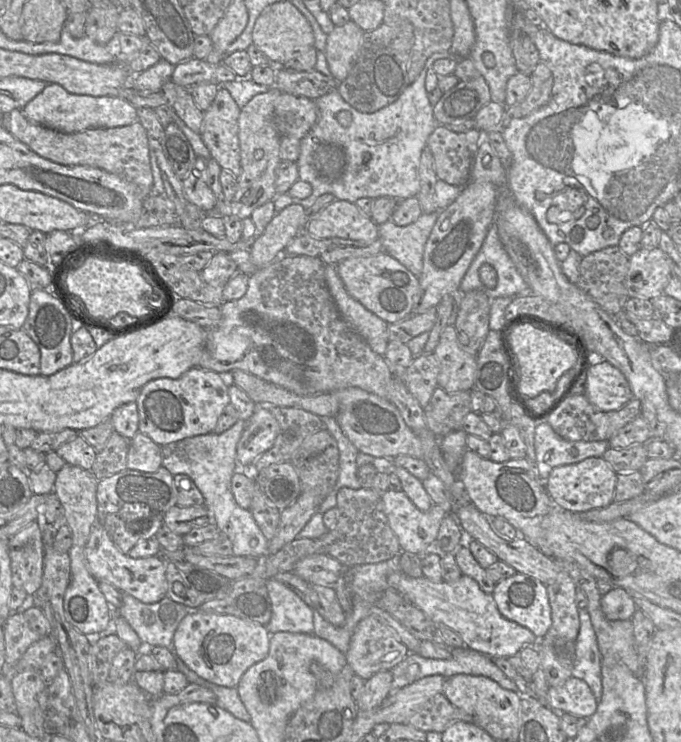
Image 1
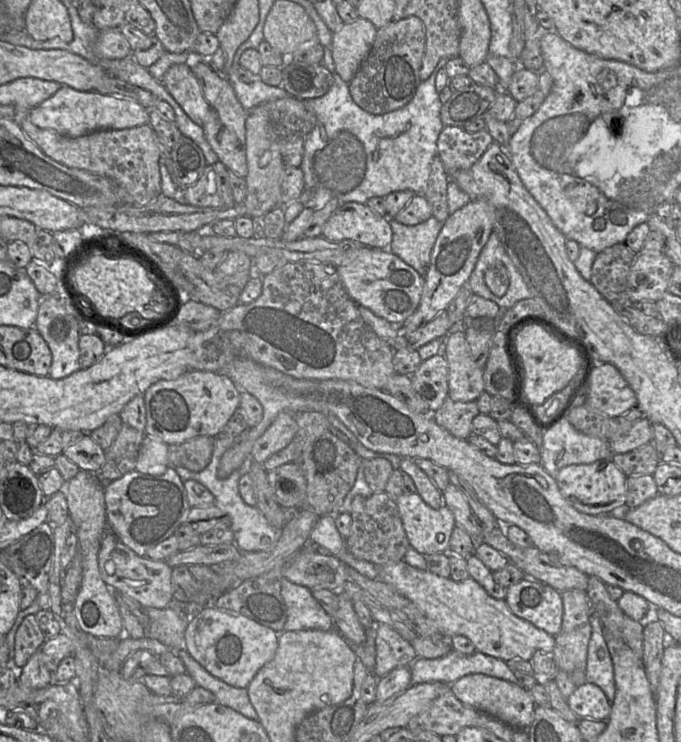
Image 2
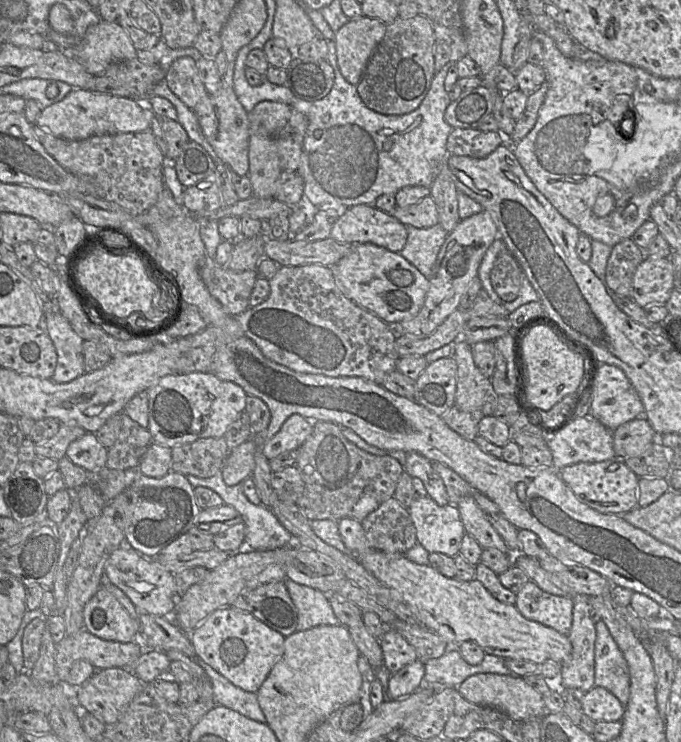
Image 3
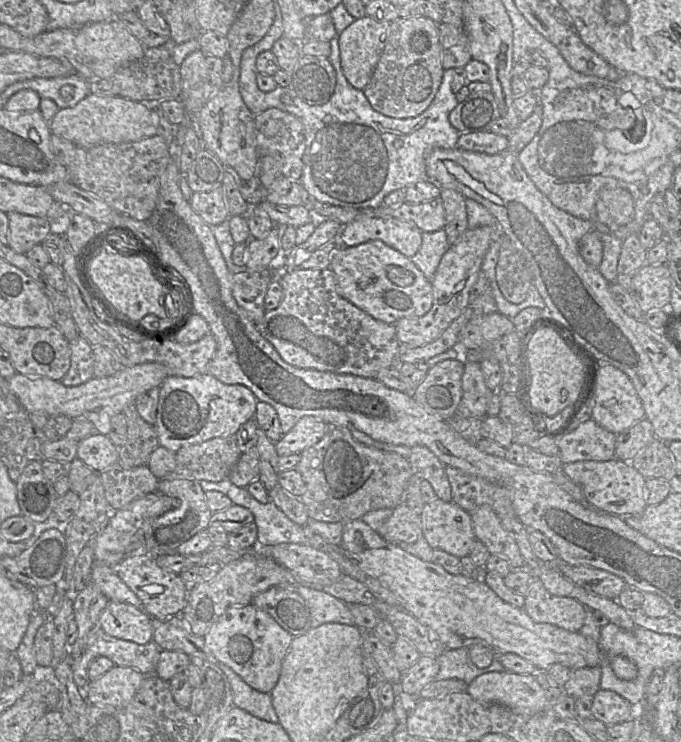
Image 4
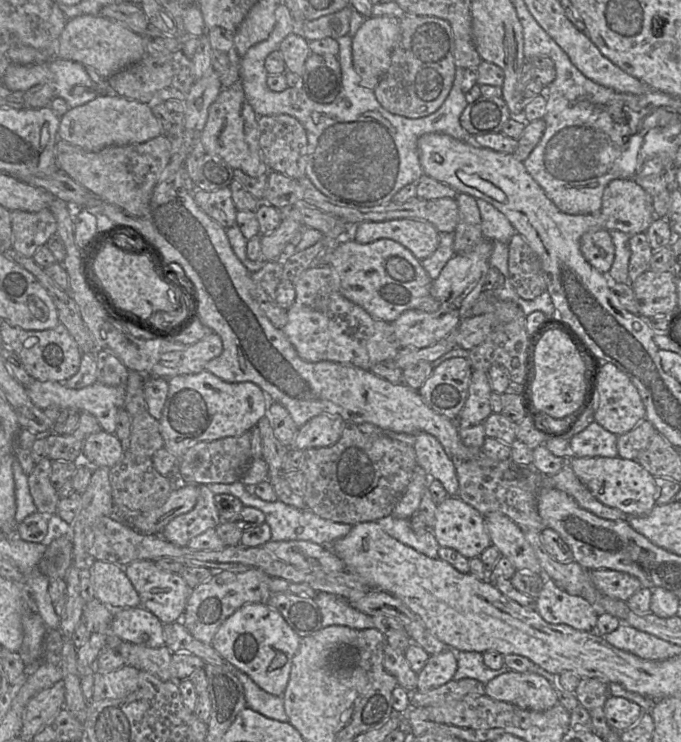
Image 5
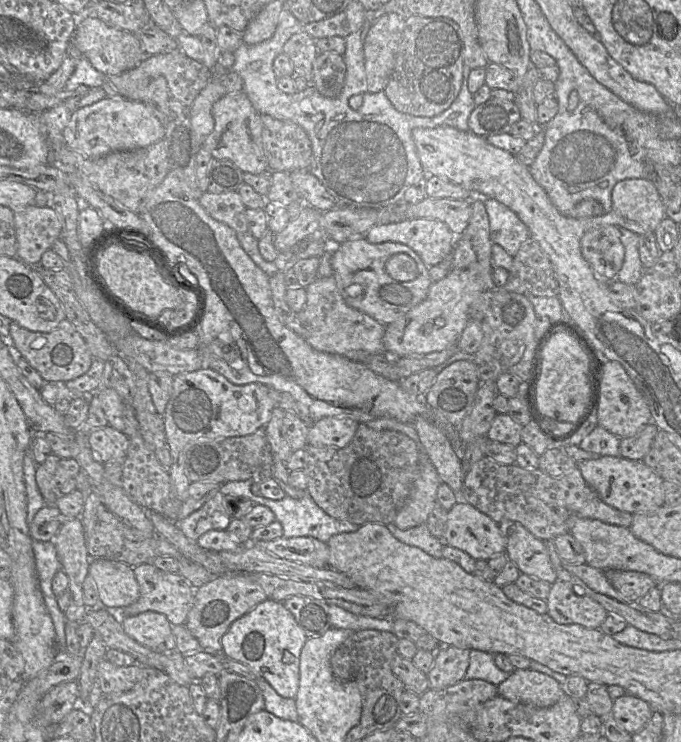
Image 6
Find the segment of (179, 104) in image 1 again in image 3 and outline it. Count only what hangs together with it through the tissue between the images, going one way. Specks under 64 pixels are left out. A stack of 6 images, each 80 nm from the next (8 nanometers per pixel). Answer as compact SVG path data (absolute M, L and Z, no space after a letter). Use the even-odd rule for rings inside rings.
M189 56L173 62L166 72L165 81L169 89L192 110L208 95L201 80L197 62Z

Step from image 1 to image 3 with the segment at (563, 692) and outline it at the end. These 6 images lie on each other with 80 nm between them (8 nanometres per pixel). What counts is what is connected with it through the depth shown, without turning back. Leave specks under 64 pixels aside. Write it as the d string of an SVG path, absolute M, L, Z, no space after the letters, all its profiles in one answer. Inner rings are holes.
M594 686L584 693L581 710L595 722L613 722L621 720L625 705L607 689Z

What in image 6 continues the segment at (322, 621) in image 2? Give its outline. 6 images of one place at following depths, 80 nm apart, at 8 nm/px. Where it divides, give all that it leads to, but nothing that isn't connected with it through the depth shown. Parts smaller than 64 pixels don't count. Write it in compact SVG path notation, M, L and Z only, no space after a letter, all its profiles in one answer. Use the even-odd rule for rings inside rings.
M334 604L329 605L329 615L332 627L349 629L353 632L366 629L392 632L393 628L389 619L354 614Z

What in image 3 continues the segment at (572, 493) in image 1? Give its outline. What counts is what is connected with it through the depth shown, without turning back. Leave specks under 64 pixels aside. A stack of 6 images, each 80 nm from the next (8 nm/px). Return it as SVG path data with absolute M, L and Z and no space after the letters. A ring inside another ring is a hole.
M616 456L602 462L577 463L564 467L559 476L580 502L599 513L623 515L638 507L639 477Z

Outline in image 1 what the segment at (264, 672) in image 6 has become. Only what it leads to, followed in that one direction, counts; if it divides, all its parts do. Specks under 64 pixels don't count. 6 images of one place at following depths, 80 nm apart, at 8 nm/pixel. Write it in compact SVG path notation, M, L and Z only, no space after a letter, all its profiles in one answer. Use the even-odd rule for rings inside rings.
M200 610L179 623L173 637L173 654L201 678L225 687L237 687L243 674L269 652L271 633L265 626L228 614Z

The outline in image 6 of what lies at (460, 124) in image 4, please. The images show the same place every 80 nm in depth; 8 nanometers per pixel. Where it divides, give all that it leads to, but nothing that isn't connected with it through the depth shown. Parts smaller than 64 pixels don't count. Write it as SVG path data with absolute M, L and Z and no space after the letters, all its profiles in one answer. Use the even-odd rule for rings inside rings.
M489 99L476 105L472 110L469 131L480 137L508 134L513 124L521 120L520 112L514 102Z

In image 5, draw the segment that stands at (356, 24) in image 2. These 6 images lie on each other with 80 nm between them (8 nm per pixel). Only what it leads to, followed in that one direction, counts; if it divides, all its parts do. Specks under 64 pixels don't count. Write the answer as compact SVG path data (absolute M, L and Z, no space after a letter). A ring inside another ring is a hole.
M370 16L352 36L352 62L362 87L373 91L387 72L399 24L396 17Z

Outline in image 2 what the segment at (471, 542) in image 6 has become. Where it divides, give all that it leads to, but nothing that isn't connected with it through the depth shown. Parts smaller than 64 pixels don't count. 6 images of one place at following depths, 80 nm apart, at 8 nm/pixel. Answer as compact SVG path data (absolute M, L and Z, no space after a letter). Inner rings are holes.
M403 493L395 500L409 545L420 554L448 553L449 540L456 526L453 513L446 506L432 508L417 494Z

